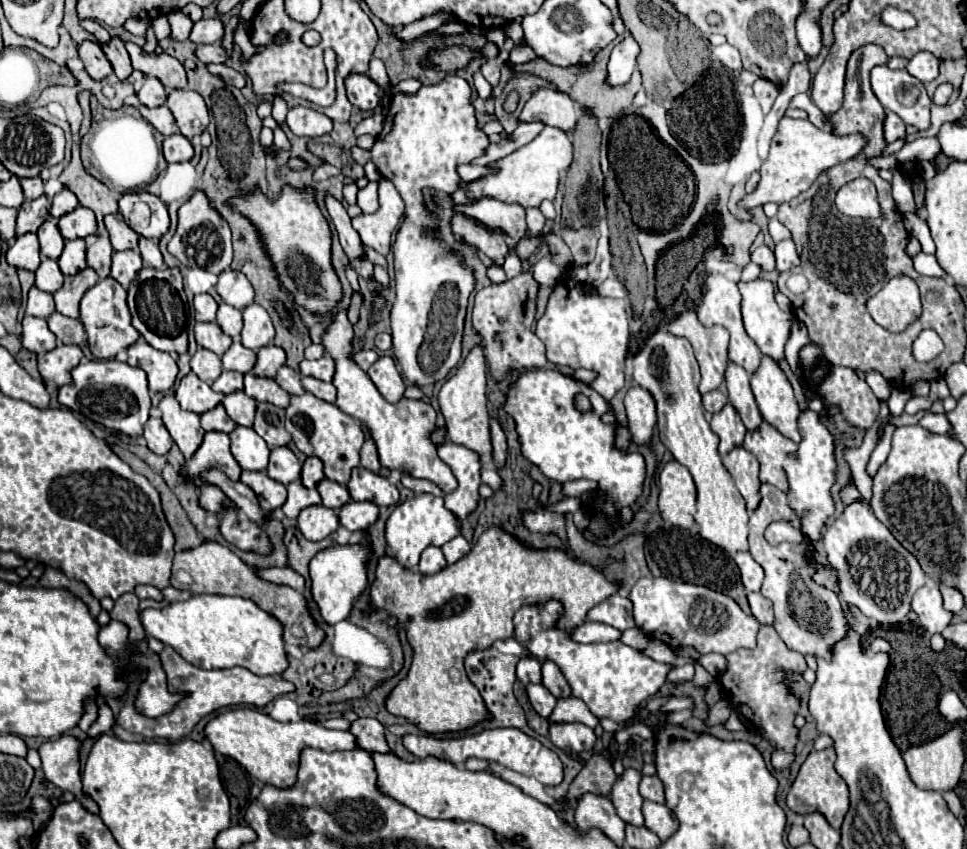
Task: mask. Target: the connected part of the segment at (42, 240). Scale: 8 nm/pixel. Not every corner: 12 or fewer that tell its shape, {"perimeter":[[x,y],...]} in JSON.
{"perimeter":[[51,218],[37,230],[41,254],[57,260],[63,236]]}

